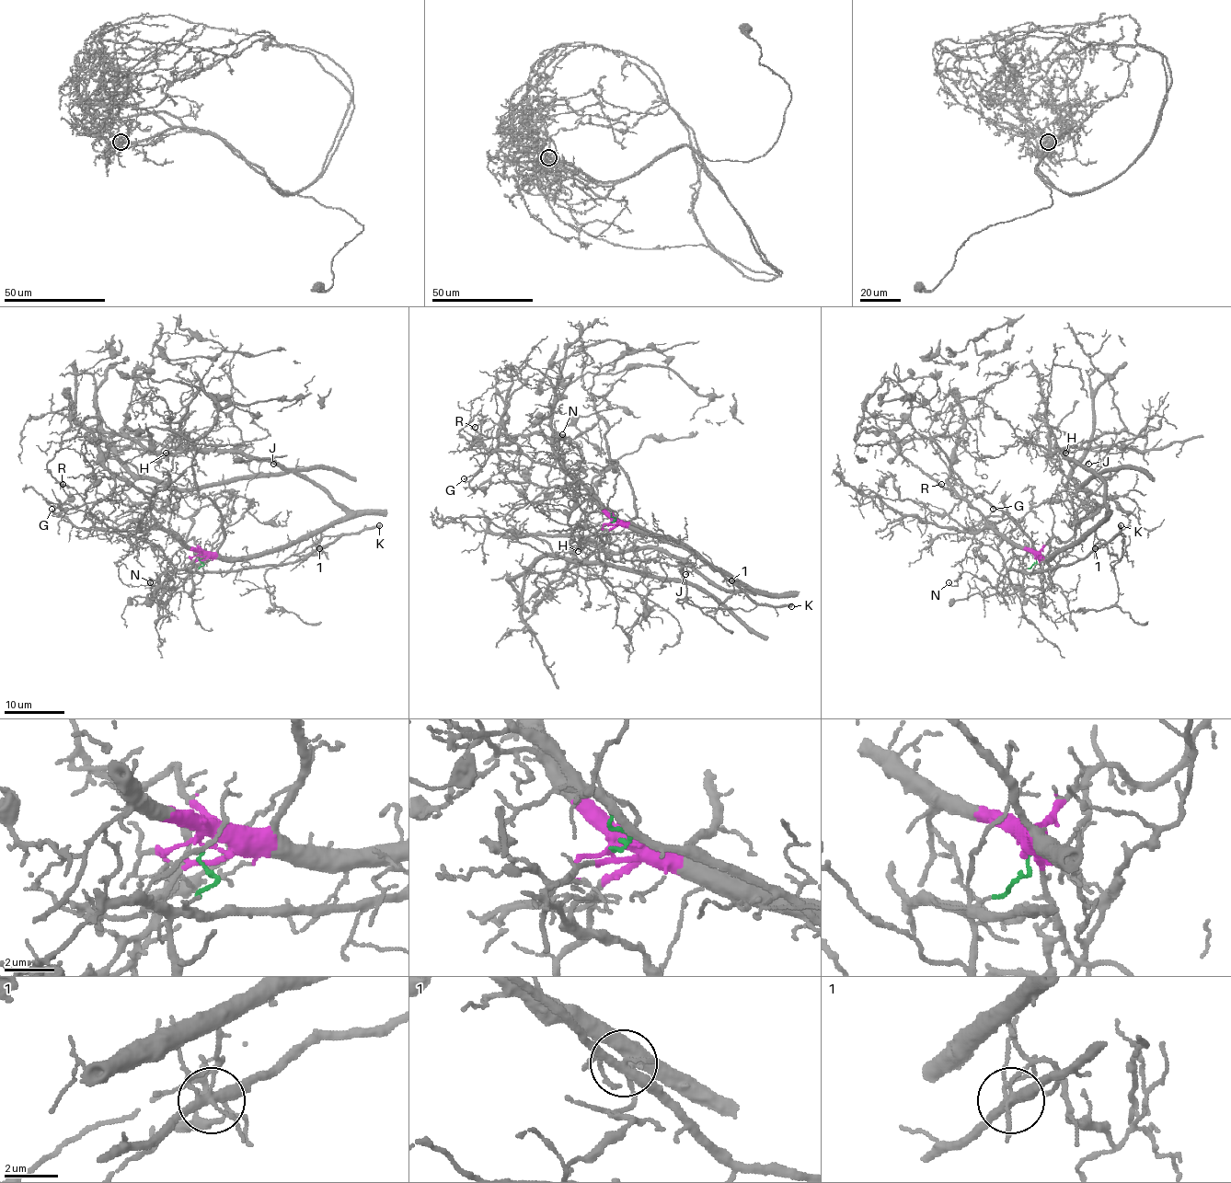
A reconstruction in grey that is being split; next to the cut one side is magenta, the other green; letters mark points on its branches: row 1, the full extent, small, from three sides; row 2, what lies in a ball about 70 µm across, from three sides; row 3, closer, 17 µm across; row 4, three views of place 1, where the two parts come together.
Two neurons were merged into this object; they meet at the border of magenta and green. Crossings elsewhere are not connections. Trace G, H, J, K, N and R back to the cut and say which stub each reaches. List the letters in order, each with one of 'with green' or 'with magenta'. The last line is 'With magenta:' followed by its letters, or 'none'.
G: with magenta
H: with magenta
J: with magenta
K: with green
N: with magenta
R: with green
With magenta: G, H, J, N

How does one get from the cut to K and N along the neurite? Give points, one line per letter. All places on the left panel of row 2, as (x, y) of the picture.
K: (201, 557), (197, 569), (203, 573), (293, 564), (345, 534), (379, 524)
N: (201, 557), (197, 552), (182, 547), (167, 560), (167, 588), (173, 581), (167, 571), (152, 586), (151, 581)

